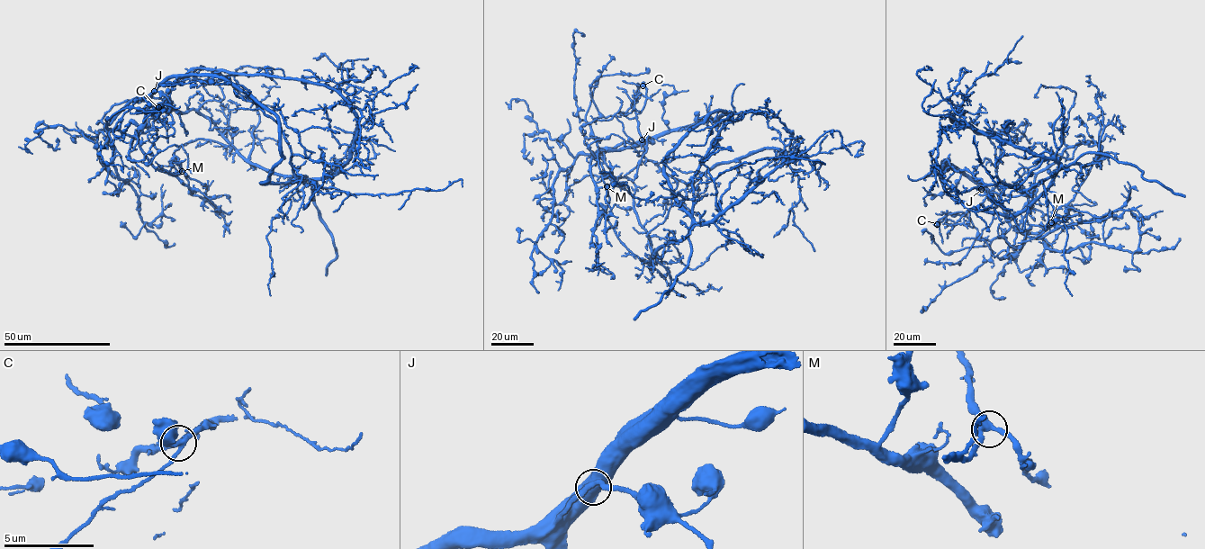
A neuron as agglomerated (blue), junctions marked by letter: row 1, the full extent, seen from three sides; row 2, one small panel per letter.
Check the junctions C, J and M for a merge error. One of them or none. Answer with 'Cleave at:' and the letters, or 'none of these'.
Cleave at: C

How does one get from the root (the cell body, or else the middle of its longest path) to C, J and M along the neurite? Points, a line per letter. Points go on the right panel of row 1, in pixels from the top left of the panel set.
C: (948, 161), (1005, 212), (1006, 256), (979, 239), (998, 204), (996, 187), (938, 224)
J: (948, 161), (944, 159), (943, 162), (951, 165), (981, 189)
M: (948, 161), (943, 162), (992, 194), (1010, 224), (1028, 236), (1038, 238), (1095, 218), (1064, 205), (1051, 222)

